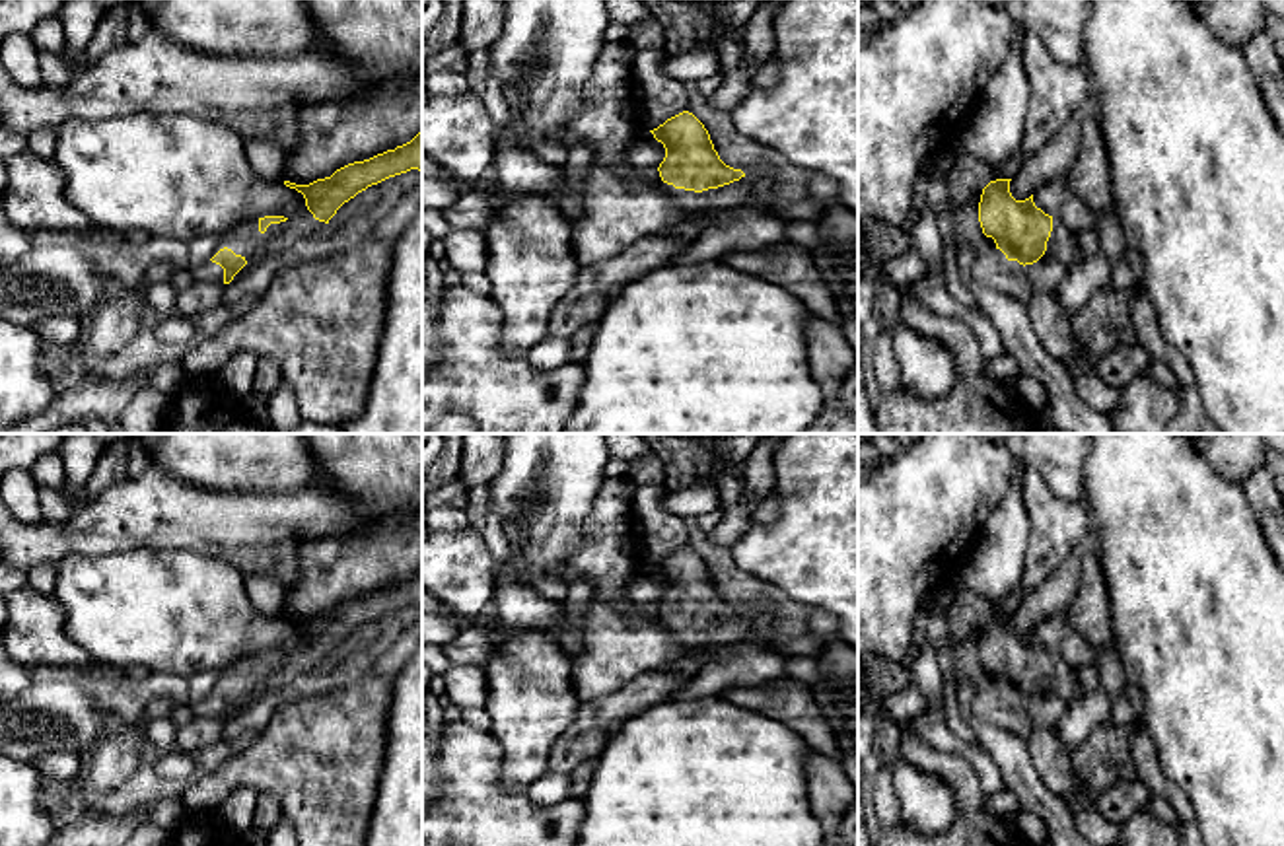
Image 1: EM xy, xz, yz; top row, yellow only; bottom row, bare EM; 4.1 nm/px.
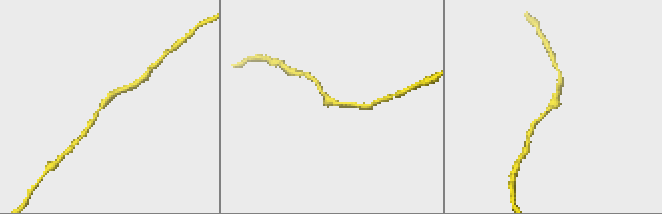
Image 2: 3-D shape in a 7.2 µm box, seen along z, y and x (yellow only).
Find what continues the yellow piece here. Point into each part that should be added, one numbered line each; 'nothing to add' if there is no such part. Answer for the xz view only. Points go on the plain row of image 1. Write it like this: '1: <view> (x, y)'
1: xz (746, 625)

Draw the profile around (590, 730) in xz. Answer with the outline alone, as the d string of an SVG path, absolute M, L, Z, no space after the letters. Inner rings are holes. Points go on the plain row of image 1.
M648 671L605 698L580 704L570 727L553 743L547 770L570 774L584 760L597 758L615 725L669 700L687 681L683 675Z

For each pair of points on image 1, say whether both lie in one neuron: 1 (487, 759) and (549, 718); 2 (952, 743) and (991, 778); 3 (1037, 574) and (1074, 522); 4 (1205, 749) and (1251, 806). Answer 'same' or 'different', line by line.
1: different
2: same
3: same
4: same

